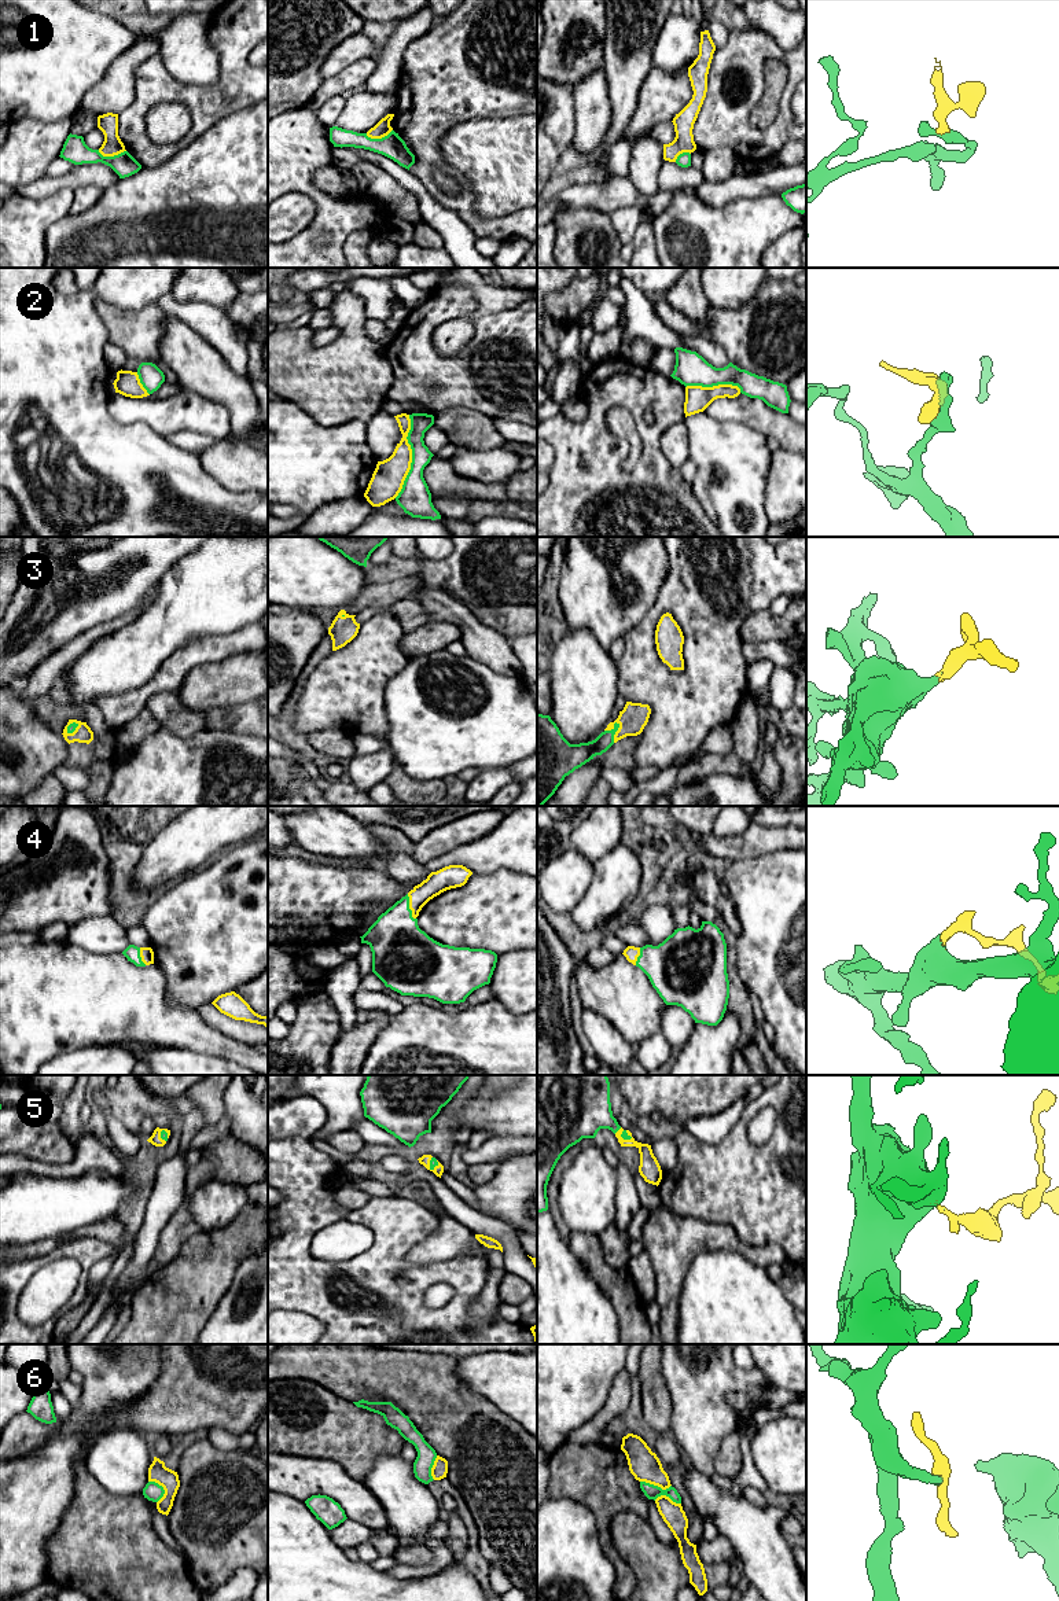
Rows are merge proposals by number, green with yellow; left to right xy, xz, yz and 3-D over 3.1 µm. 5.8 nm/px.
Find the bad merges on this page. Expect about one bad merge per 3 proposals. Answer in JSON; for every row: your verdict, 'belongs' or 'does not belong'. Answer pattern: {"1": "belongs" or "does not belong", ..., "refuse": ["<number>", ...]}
{"1": "does not belong", "2": "does not belong", "3": "belongs", "4": "belongs", "5": "belongs", "6": "does not belong", "refuse": ["1", "2", "6"]}

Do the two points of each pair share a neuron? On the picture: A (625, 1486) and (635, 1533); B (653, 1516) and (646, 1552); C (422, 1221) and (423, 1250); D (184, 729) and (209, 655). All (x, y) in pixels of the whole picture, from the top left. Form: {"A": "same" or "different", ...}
{"A": "different", "B": "different", "C": "different", "D": "different"}

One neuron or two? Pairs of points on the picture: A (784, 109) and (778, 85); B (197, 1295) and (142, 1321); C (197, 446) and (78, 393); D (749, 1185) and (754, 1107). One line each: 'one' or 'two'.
A: two
B: one
C: two
D: one

